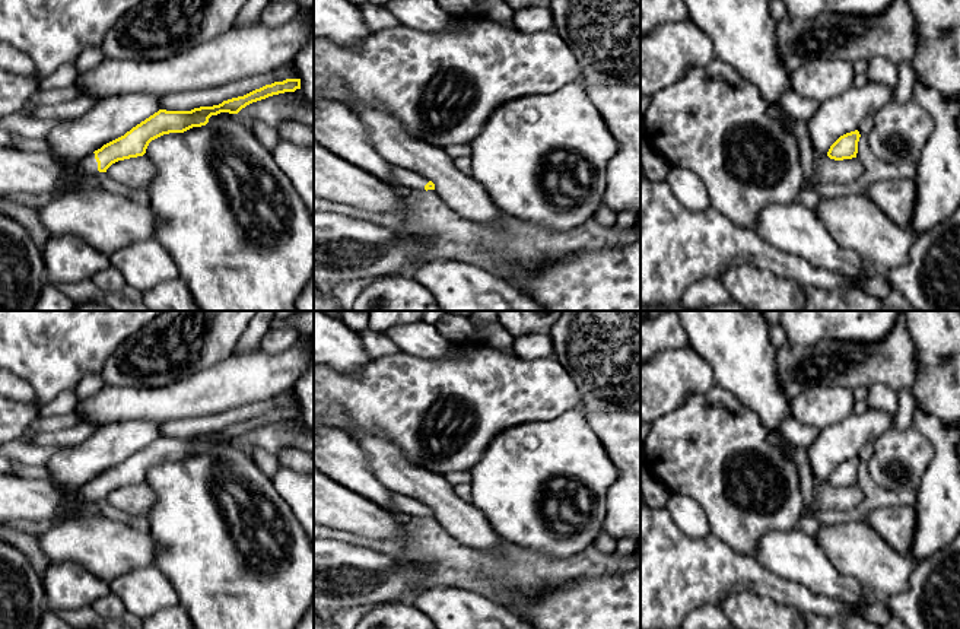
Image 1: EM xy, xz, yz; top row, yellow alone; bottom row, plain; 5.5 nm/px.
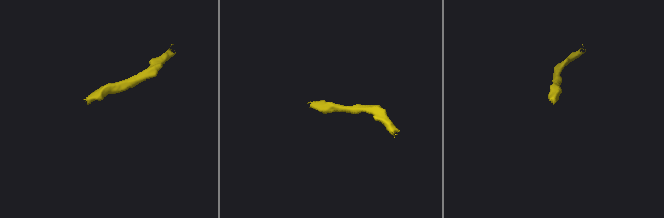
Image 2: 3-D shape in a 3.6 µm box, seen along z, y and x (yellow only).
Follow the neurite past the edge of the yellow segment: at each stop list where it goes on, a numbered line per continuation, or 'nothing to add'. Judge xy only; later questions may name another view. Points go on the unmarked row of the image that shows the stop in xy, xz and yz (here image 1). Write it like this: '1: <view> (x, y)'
1: xy (83, 499)

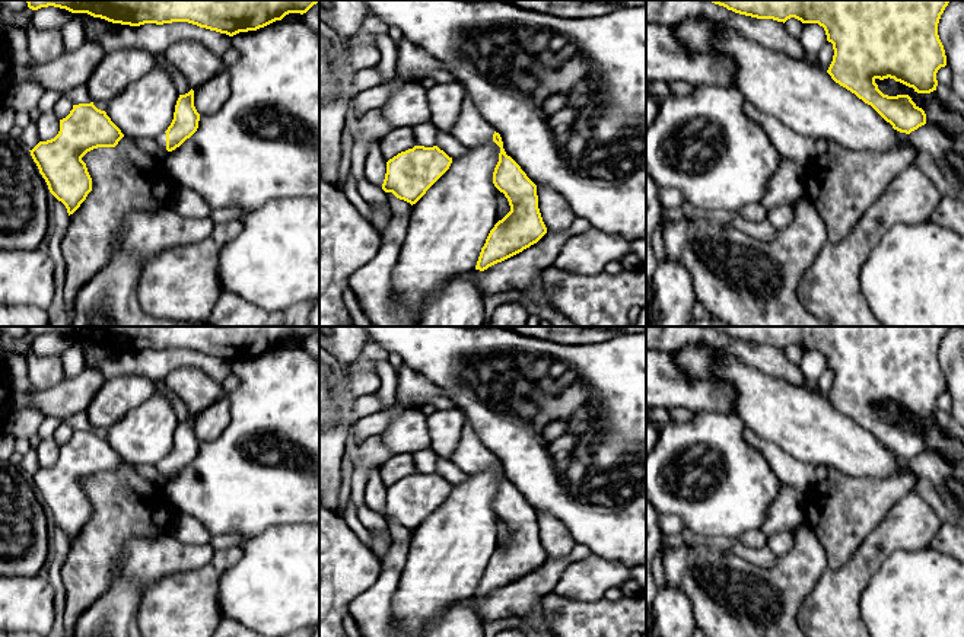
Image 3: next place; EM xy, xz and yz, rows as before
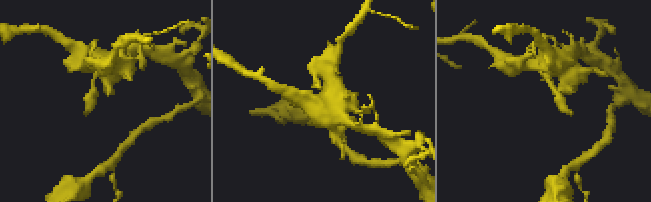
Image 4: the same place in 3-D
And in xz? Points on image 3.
1: xz (471, 456)

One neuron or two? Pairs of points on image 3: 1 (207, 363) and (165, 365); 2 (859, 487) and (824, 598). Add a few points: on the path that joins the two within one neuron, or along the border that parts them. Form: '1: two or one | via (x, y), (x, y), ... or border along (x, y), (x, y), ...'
1: one | via (197, 360), (175, 360)
2: two | border along (859, 547), (842, 567), (827, 569)

